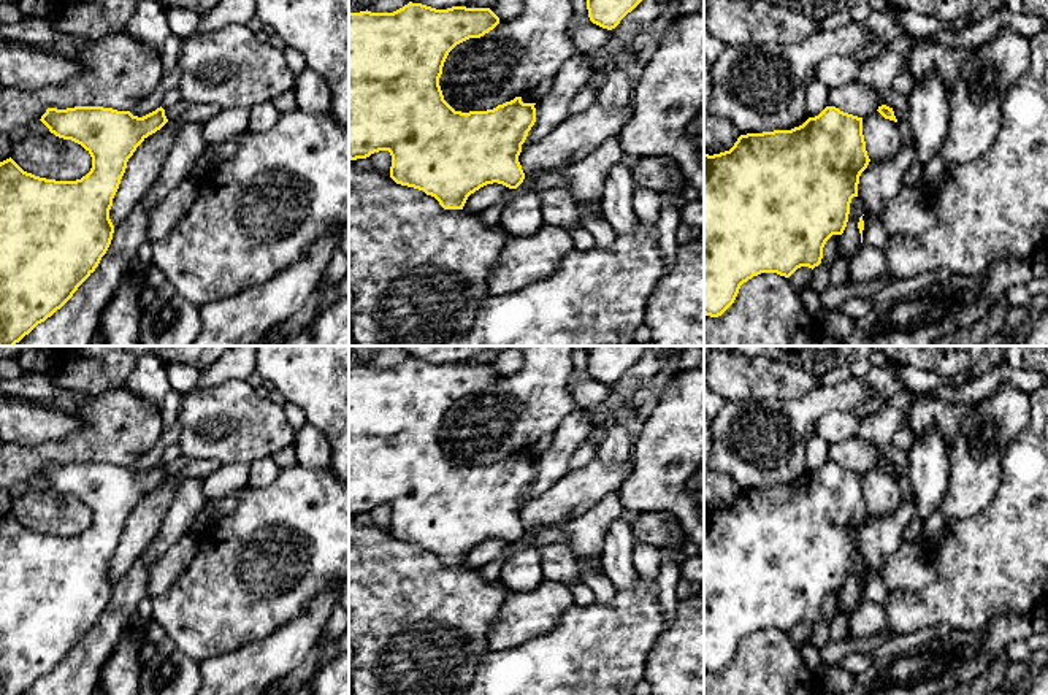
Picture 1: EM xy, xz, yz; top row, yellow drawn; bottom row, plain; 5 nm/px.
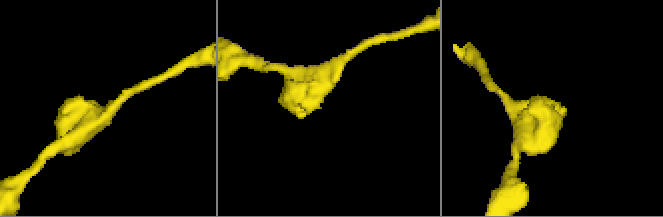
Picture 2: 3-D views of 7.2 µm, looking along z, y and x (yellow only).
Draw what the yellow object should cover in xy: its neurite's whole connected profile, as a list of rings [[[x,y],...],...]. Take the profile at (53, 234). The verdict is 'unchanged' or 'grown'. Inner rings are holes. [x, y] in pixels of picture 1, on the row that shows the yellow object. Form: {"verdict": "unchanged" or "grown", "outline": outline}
{"verdict": "unchanged", "outline": [[[103,106],[48,108],[40,121],[55,136],[81,144],[92,157],[92,168],[81,179],[55,181],[24,171],[11,157],[0,162],[0,346],[19,343],[60,309],[95,271],[113,240],[109,209],[127,162],[149,135],[168,122],[162,106],[143,117]]]}

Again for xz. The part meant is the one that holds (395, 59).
{"verdict": "unchanged", "outline": [[[412,2],[393,13],[349,13],[349,159],[388,151],[390,178],[434,197],[444,209],[463,209],[468,197],[487,184],[517,189],[525,179],[518,156],[536,122],[536,103],[523,103],[522,97],[515,97],[493,109],[461,113],[444,100],[439,86],[449,52],[469,38],[484,36],[498,24],[499,17],[490,8],[436,10]]]}

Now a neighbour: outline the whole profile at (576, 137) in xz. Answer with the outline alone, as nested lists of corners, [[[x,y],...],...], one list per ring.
[[[595,102],[585,111],[569,114],[542,140],[522,149],[518,162],[525,176],[550,173],[582,160],[609,136],[618,136],[631,117],[631,102],[615,108]]]

